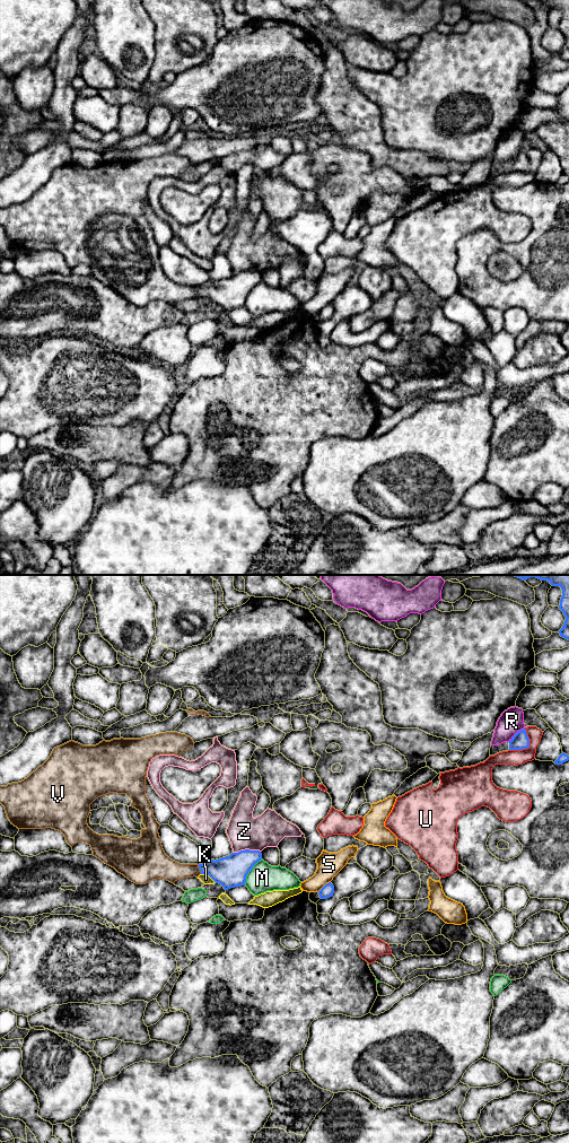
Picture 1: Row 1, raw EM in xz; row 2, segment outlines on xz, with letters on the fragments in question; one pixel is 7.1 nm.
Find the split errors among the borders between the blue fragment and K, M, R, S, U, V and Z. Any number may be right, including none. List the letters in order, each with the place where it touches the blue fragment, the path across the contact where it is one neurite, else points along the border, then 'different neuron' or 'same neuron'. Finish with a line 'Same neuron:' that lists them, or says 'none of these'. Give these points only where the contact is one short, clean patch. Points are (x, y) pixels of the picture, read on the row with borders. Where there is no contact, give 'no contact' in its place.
K: contact xz (209, 875); different neuron
M: contact xz (248, 871); different neuron
R: contact xz (516, 733); different neuron
S: contact xz (324, 886); border xz (330, 881), (317, 891); different neuron
U: contact xz (527, 747); different neuron
V: contact xz (200, 870); way xz (230, 871), (200, 870), (166, 869); same neuron
Z: contact xz (246, 849); different neuron
Same neuron: V

